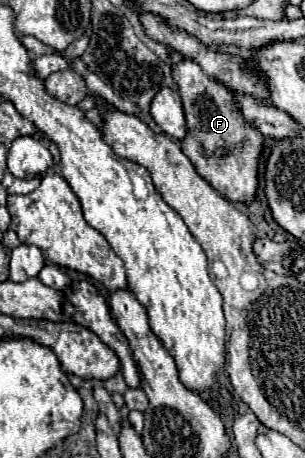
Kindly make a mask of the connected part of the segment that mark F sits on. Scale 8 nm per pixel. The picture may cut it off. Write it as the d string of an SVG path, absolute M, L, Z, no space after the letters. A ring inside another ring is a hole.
M182 60L172 68L186 116L186 138L180 148L194 164L196 172L226 200L248 204L258 190L258 164L264 150L262 132L248 124L236 104L234 92L208 78L192 60Z

